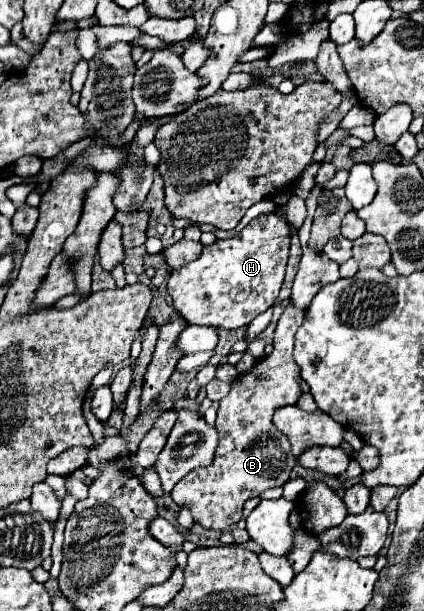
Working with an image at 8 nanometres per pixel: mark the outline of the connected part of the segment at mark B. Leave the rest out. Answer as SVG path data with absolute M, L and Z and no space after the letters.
M290 300L276 324L272 352L256 360L250 372L240 374L232 382L228 396L220 400L216 416L218 448L212 464L194 468L170 492L172 500L180 506L190 508L194 522L204 528L226 530L236 524L242 518L242 506L248 498L260 496L266 488L282 486L296 466L296 458L288 448L288 440L272 426L272 414L282 406L296 404L302 396L300 368L292 358L294 334L298 332L302 322L304 310L296 308Z

